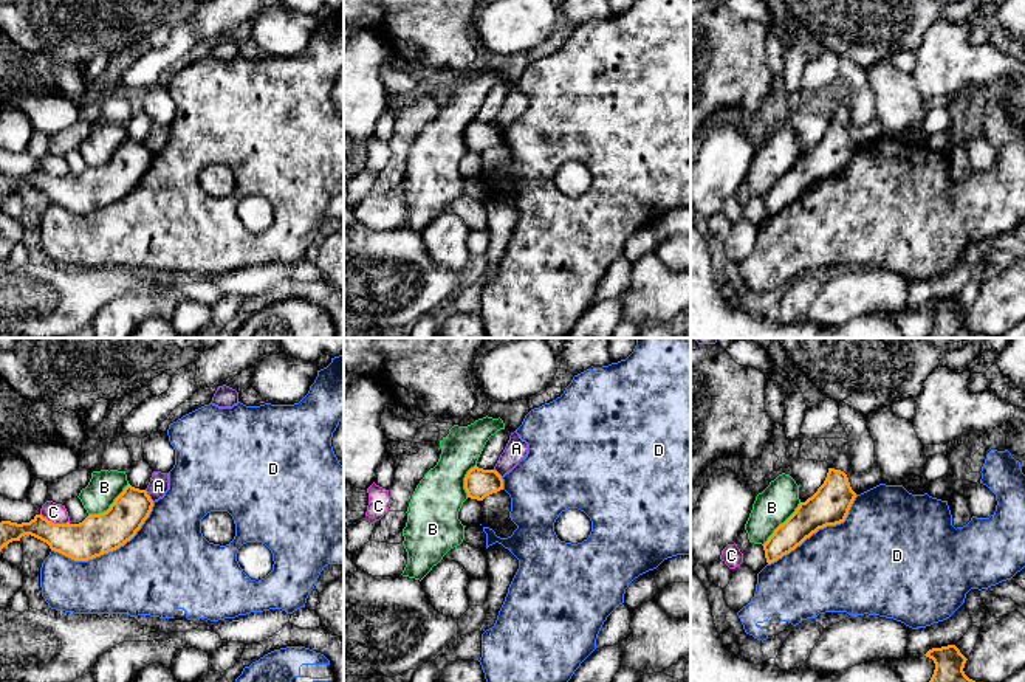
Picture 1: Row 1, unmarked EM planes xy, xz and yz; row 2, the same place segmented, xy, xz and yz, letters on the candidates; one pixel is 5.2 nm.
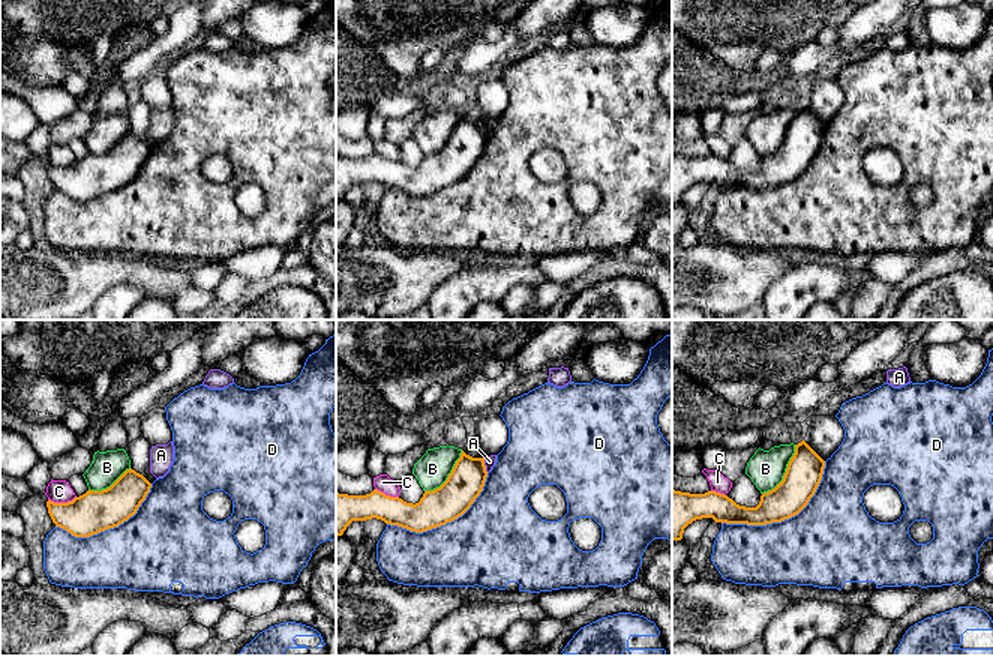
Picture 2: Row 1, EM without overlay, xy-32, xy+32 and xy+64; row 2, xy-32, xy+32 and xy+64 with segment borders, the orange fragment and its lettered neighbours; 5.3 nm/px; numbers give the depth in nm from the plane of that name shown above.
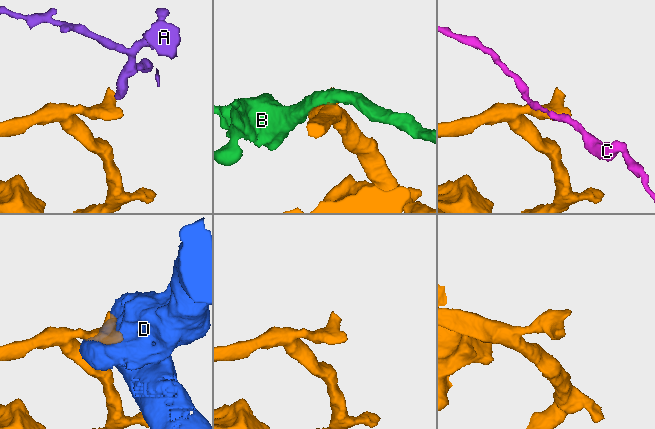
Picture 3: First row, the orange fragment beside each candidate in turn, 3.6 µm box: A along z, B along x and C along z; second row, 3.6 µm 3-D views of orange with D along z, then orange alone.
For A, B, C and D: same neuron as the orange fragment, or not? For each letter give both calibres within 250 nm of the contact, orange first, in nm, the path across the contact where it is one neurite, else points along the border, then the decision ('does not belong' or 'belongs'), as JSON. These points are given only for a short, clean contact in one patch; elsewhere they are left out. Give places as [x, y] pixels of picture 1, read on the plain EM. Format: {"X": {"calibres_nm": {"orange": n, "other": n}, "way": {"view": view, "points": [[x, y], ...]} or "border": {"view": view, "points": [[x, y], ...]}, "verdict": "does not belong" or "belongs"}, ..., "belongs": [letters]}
{"A": {"calibres_nm": {"orange": 200, "other": 100}, "border": {"view": "xy", "points": [[144, 143], [154, 154]]}, "verdict": "does not belong"}, "B": {"calibres_nm": {"orange": 200, "other": 170}, "verdict": "does not belong"}, "C": {"calibres_nm": {"orange": 200, "other": 100}, "border": {"view": "xy", "points": [[41, 166], [54, 175], [68, 175]]}, "verdict": "does not belong"}, "D": {"calibres_nm": {"orange": 200, "other": 420}, "verdict": "does not belong"}, "belongs": []}

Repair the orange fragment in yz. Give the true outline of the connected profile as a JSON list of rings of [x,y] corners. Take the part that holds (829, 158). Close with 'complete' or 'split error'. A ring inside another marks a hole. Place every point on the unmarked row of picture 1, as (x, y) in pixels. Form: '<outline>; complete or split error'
[[[828,121],[818,144],[800,155],[763,197],[766,215],[771,217],[790,206],[819,181],[844,175],[855,150],[856,146],[852,143],[847,127]]]; complete

